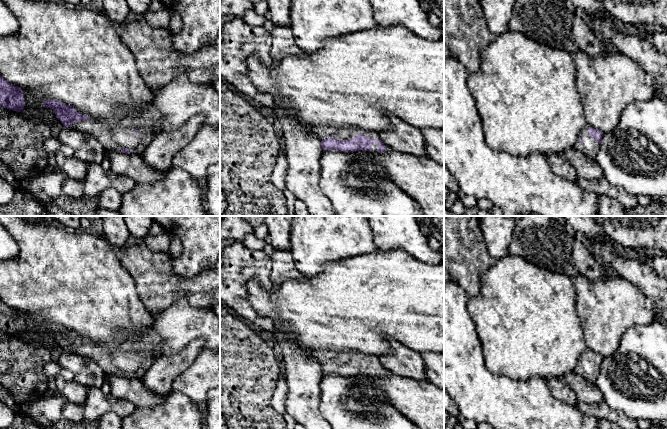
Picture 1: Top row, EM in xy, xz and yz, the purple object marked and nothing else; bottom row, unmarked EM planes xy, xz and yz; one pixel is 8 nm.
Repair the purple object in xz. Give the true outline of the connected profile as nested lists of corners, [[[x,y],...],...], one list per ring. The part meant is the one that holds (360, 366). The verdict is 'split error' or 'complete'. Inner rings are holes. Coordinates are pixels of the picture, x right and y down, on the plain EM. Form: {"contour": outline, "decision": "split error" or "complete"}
{"contour": [[[322,349],[315,351],[313,357],[320,363],[322,374],[344,376],[364,374],[379,377],[386,374],[386,370],[380,364],[379,357],[374,355]]], "decision": "split error"}

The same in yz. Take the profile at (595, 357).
{"contour": [[[587,349],[580,356],[573,370],[575,374],[584,376],[589,382],[595,383],[602,366],[603,356]]], "decision": "split error"}

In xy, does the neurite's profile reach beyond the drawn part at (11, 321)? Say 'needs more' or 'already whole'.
already whole

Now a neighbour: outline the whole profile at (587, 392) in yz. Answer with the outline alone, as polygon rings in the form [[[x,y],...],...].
[[[568,372],[562,376],[567,384],[573,389],[578,402],[586,404],[600,403],[604,401],[602,392],[595,383],[589,382],[586,377]]]

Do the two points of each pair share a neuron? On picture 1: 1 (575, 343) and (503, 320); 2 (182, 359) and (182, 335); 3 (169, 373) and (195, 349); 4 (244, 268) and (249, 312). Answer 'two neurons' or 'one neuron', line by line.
1: one neuron
2: two neurons
3: one neuron
4: one neuron

